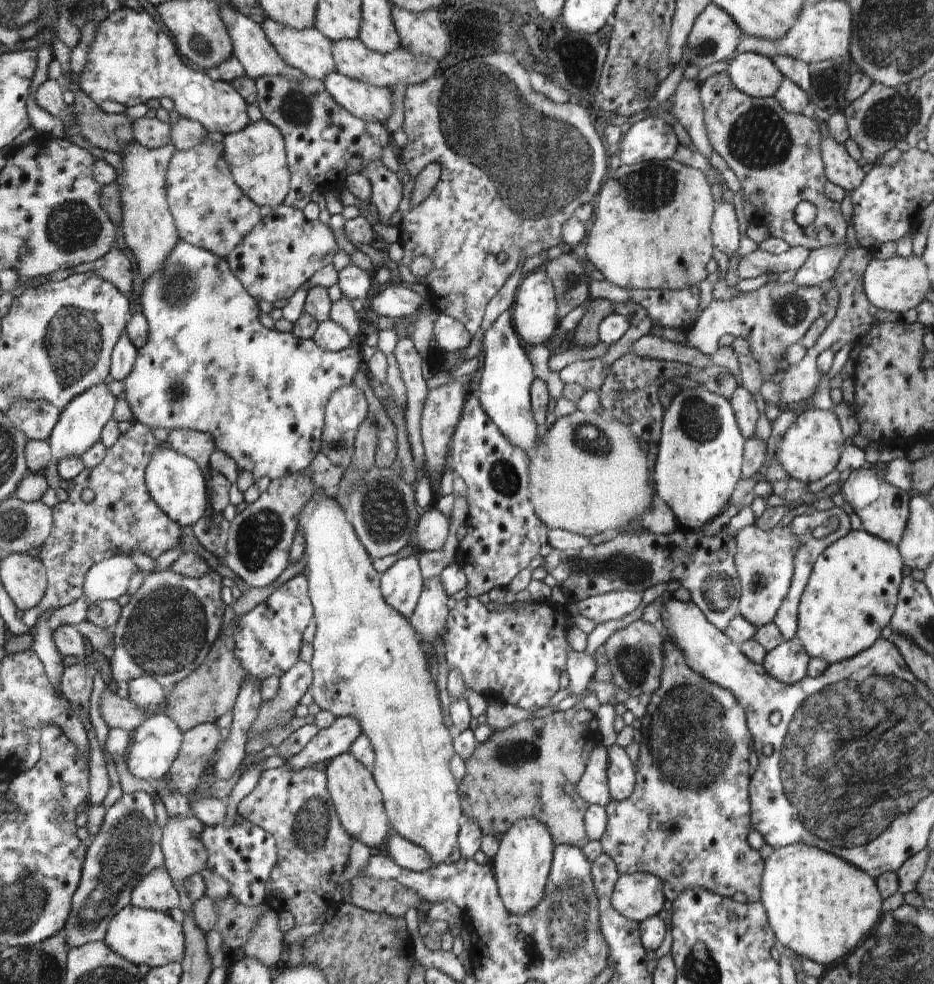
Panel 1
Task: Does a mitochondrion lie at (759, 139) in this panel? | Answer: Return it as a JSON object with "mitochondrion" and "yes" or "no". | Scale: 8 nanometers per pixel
{"mitochondrion":"yes"}

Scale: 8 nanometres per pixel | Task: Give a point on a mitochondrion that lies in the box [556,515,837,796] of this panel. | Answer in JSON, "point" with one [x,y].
{"point":[628,569]}

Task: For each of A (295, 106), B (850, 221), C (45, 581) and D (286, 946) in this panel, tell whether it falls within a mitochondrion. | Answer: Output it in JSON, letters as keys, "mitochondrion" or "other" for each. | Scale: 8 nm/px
{"A":"mitochondrion","B":"other","C":"other","D":"other"}

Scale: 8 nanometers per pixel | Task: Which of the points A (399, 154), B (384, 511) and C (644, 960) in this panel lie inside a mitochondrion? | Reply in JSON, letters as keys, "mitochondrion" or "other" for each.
{"A":"other","B":"mitochondrion","C":"other"}

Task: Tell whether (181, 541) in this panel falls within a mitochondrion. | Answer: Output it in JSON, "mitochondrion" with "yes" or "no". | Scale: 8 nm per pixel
{"mitochondrion":"no"}

